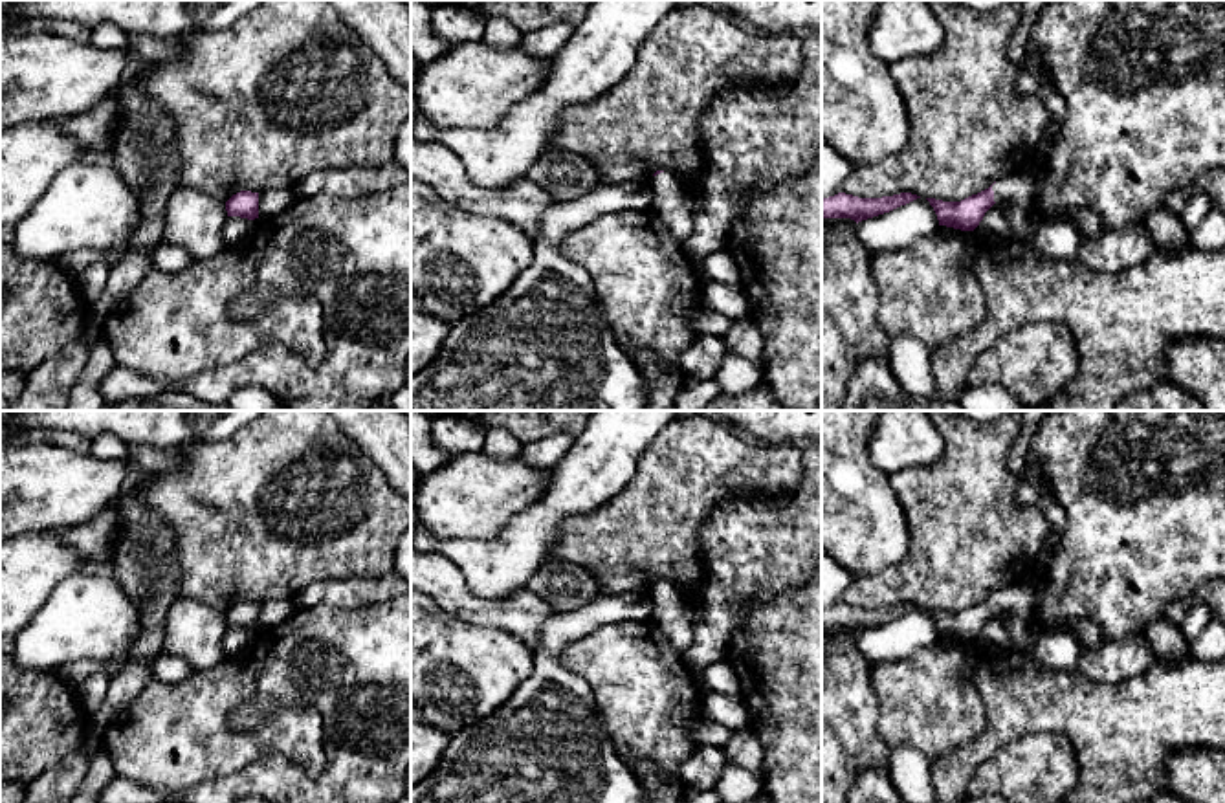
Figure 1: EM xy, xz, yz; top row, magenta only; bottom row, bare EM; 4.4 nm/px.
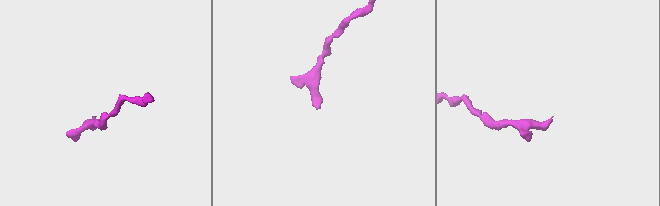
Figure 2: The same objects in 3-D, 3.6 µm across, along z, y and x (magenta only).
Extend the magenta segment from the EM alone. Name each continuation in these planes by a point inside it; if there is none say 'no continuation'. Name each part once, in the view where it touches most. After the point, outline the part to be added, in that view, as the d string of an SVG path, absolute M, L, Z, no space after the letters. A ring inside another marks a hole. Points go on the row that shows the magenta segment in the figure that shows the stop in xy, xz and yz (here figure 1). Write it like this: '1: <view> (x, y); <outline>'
1: yz (1022, 187); M1031 165L1018 172L1001 176L994 185L994 202L1010 202L1025 209L1032 209L1040 194L1042 172L1038 165Z

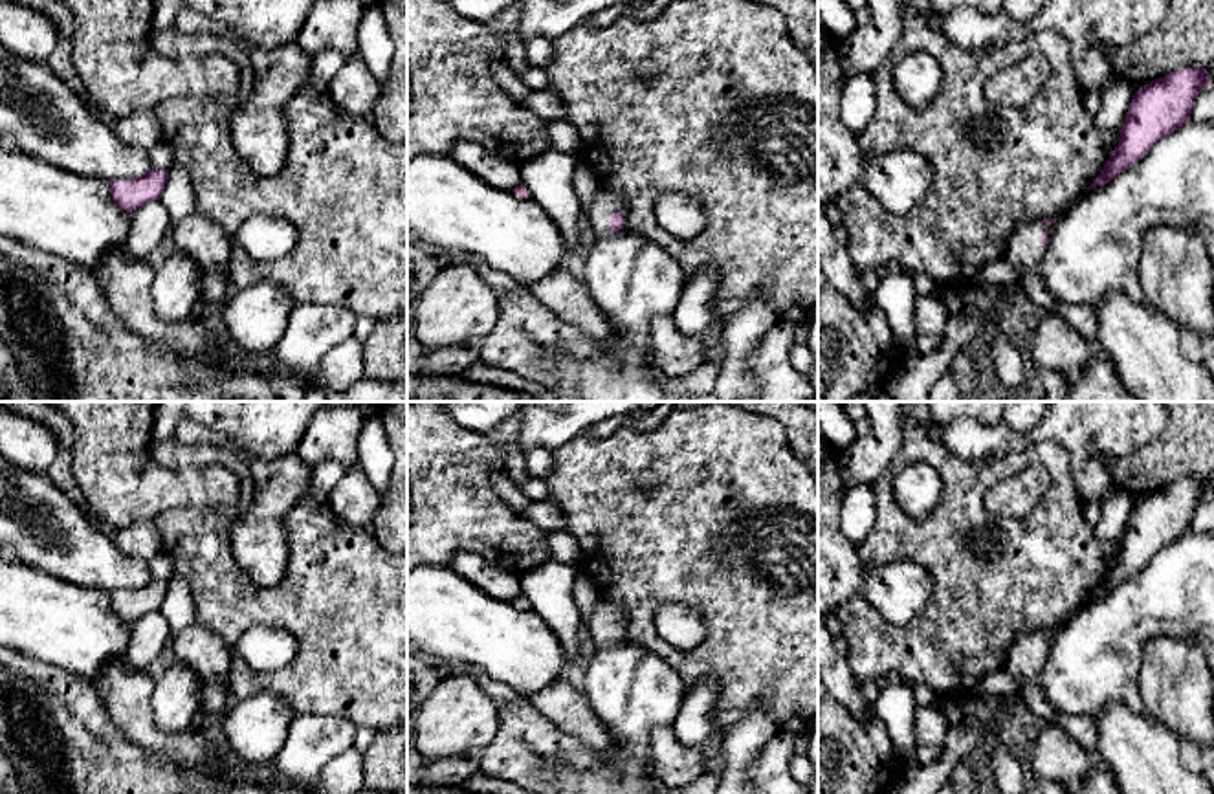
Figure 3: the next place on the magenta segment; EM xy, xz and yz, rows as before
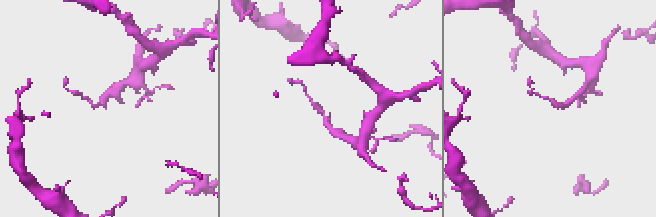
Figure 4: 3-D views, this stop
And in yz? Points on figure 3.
1: yz (1026, 250); M1040 220L1020 226L1010 240L1007 257L1012 260L1016 271L1021 275L1036 271L1045 257L1042 244L1042 229L1051 238L1054 224L1043 224Z

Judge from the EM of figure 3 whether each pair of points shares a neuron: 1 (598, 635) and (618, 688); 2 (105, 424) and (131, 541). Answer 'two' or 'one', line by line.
1: two
2: two

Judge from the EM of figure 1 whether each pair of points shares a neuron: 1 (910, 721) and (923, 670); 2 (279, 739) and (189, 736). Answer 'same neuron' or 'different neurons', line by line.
1: same neuron
2: same neuron

